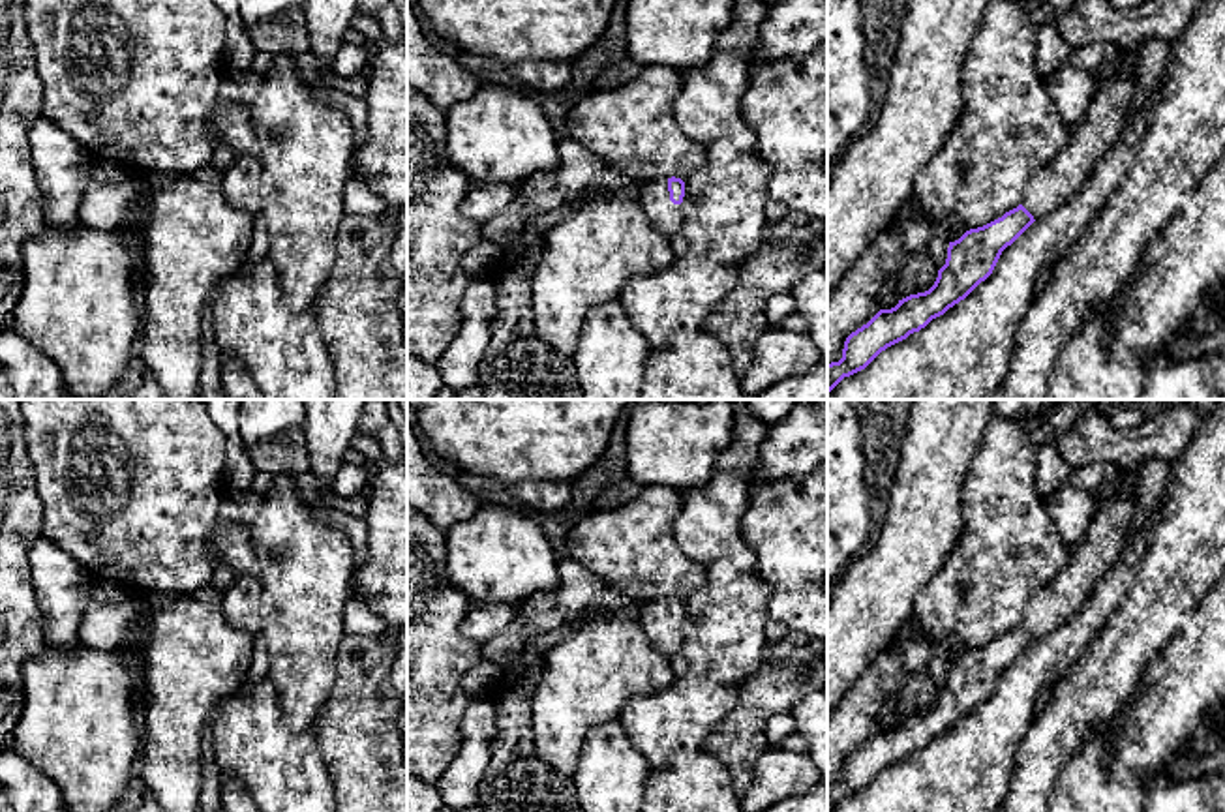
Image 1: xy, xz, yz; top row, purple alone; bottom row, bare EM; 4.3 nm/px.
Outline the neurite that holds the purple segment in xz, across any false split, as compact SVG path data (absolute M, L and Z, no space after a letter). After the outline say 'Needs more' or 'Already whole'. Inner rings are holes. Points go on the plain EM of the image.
M658 598L640 604L640 626L651 645L664 656L672 658L681 651L681 623L685 602L681 598Z. Needs more

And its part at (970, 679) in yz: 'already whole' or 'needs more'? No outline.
needs more

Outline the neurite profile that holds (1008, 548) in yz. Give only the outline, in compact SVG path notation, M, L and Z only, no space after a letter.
M991 418L968 474L962 531L945 564L914 604L914 617L932 639L929 673L938 690L945 684L955 645L977 649L1017 628L1028 600L1069 563L1069 549L1045 510L1045 499L1036 491L1039 450L1011 418Z

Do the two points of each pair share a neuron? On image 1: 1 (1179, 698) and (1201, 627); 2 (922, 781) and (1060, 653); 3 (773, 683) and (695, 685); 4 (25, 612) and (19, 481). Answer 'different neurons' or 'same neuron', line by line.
1: same neuron
2: same neuron
3: different neurons
4: same neuron

